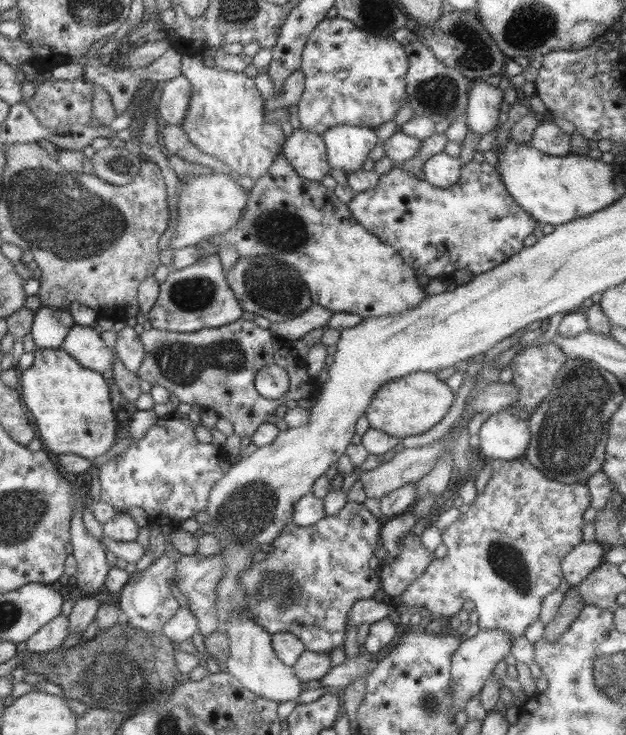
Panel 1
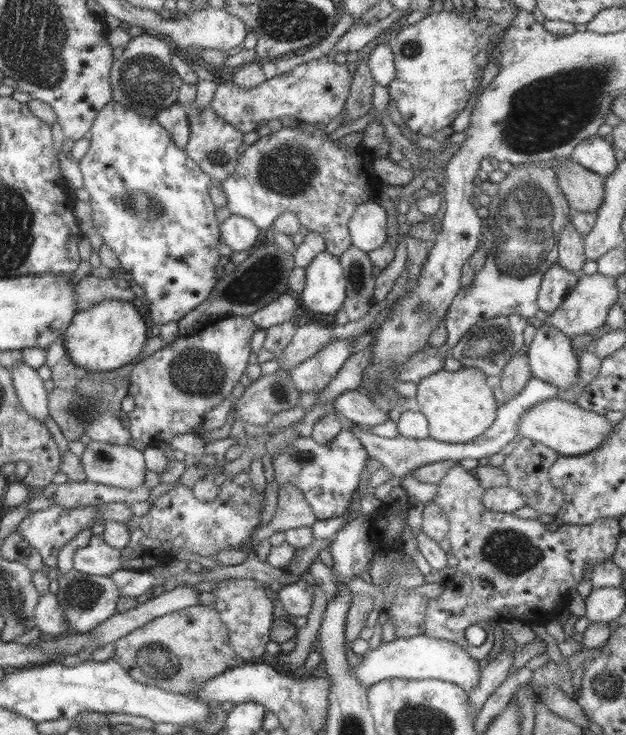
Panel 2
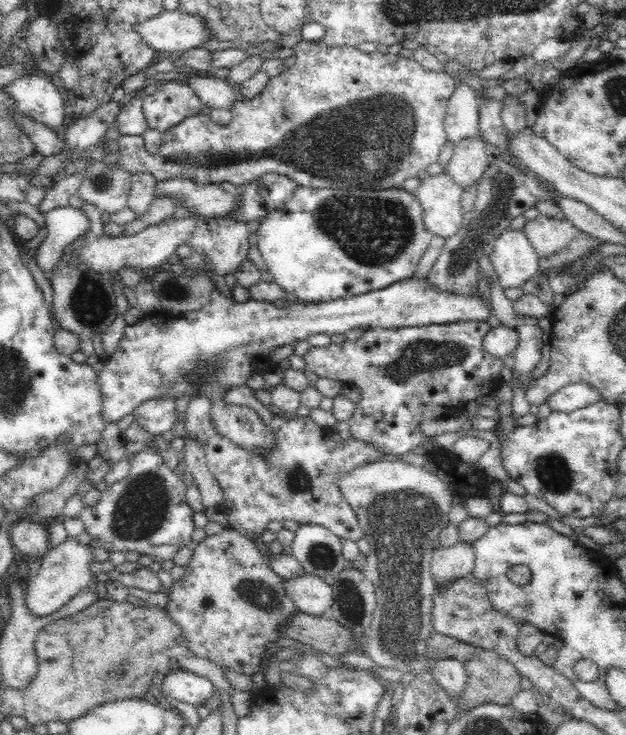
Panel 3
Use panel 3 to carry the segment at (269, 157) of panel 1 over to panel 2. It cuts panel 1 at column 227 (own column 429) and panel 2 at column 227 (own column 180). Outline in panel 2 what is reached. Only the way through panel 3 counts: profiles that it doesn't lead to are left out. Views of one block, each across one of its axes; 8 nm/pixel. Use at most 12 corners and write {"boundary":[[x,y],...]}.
{"boundary":[[209,106],[184,109],[186,155],[220,184],[235,170],[243,133]]}

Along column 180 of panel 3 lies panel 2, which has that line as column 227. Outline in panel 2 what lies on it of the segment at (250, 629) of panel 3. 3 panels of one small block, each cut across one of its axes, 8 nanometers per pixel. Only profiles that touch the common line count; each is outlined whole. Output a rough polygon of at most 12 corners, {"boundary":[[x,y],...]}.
{"boundary":[[215,579],[210,607],[244,662],[265,650],[274,619],[265,584]]}

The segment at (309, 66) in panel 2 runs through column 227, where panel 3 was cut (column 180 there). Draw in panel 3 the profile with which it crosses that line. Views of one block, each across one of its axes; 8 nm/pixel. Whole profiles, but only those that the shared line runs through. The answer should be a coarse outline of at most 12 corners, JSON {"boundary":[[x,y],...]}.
{"boundary":[[182,80],[144,95],[148,128],[161,133],[205,109]]}

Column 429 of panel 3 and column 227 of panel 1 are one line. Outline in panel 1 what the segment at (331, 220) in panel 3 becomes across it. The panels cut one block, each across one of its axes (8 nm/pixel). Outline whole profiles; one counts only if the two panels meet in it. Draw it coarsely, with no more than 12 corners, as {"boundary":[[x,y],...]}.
{"boundary":[[281,150],[234,226],[196,245],[270,257],[363,319],[425,296],[398,253]]}

